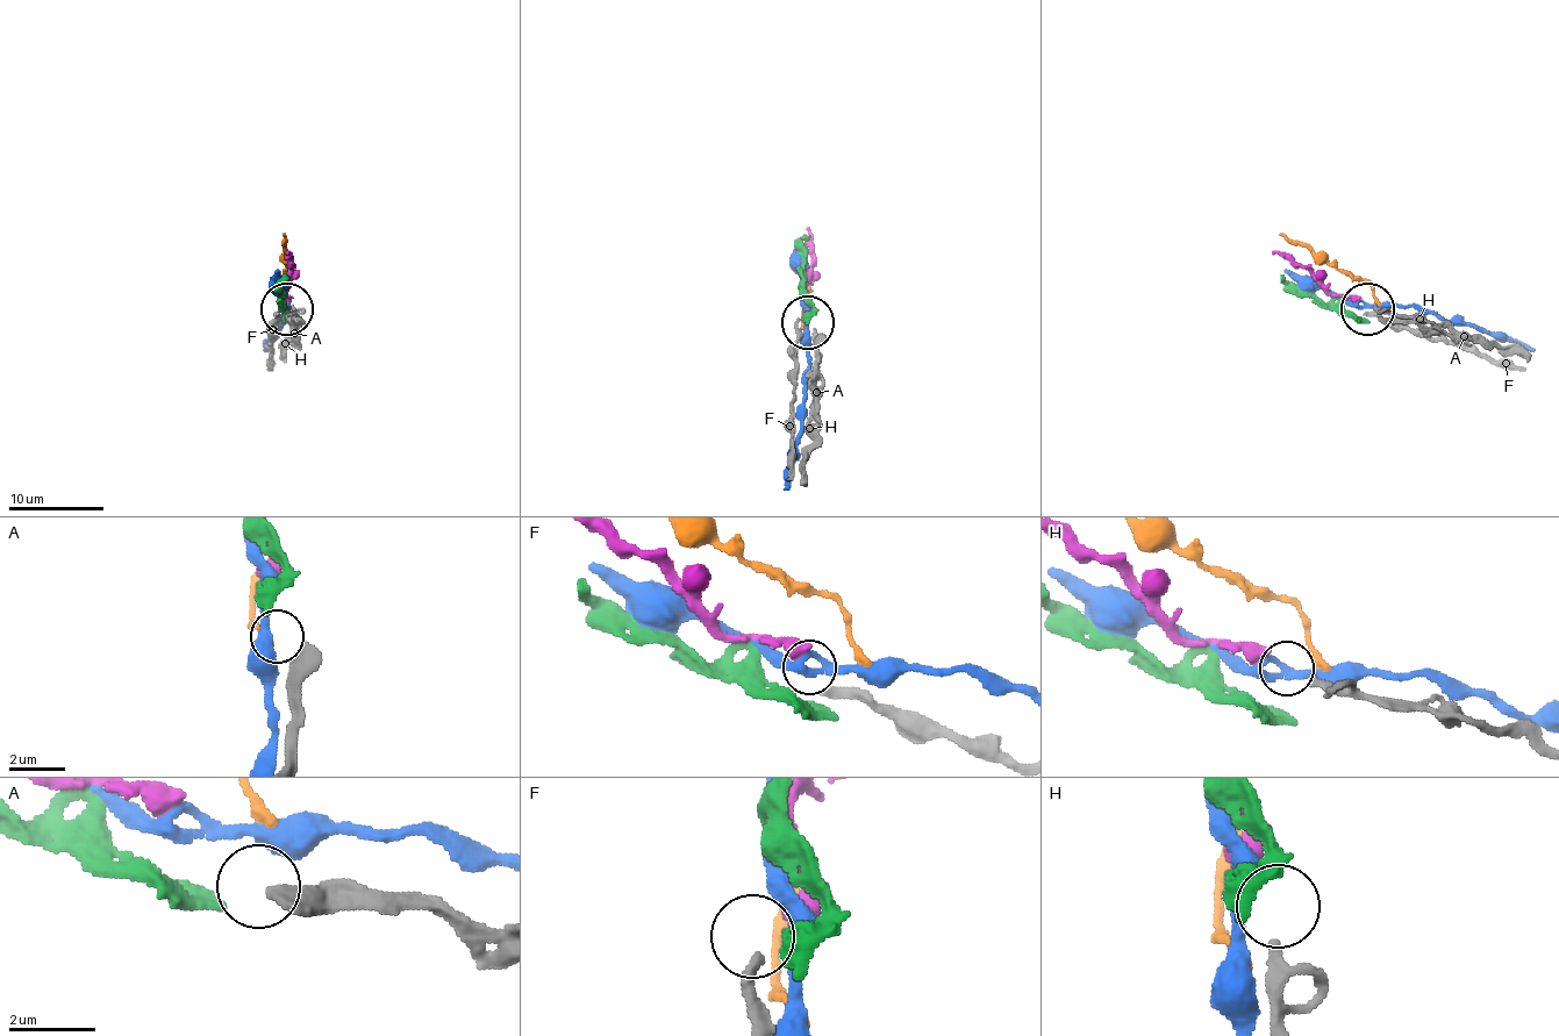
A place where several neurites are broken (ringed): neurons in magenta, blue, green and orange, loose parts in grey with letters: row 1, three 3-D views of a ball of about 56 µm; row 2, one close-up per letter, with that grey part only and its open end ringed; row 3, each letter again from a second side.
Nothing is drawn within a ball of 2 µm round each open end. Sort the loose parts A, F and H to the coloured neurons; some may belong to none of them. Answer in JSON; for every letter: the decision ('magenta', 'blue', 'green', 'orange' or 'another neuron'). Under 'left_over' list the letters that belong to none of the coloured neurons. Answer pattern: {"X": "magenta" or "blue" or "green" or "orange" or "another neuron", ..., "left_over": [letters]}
{"A": "green", "F": "another neuron", "H": "magenta", "left_over": ["F"]}

